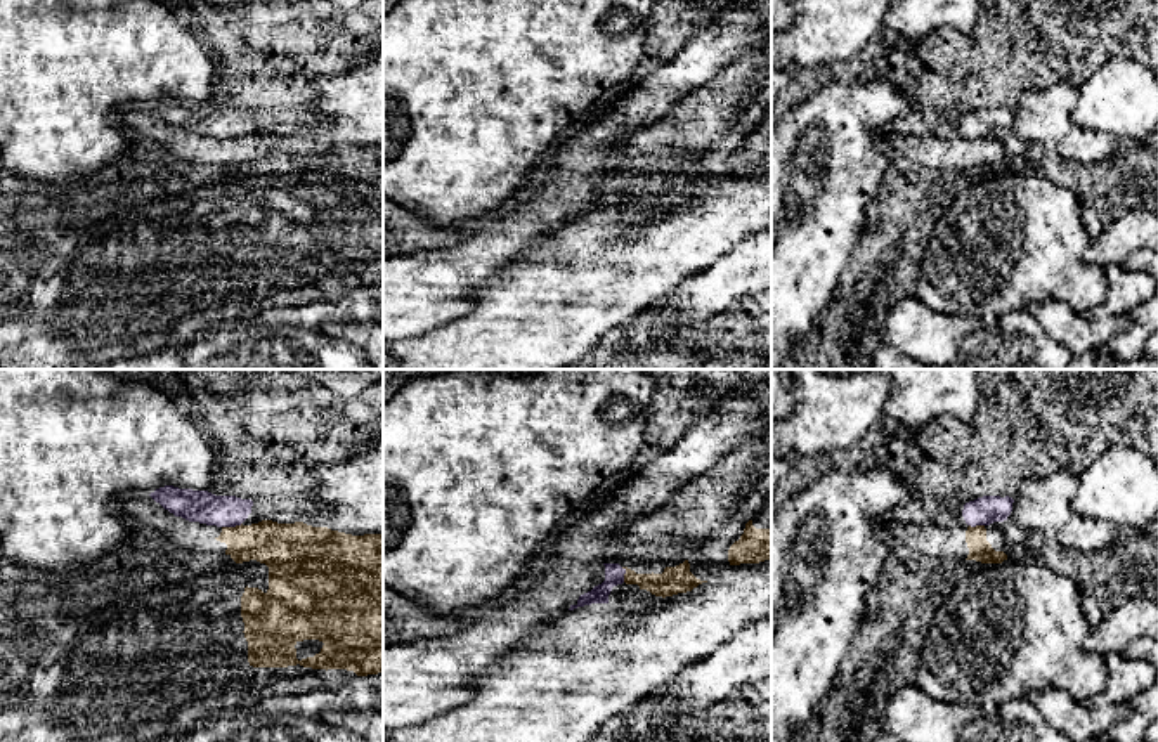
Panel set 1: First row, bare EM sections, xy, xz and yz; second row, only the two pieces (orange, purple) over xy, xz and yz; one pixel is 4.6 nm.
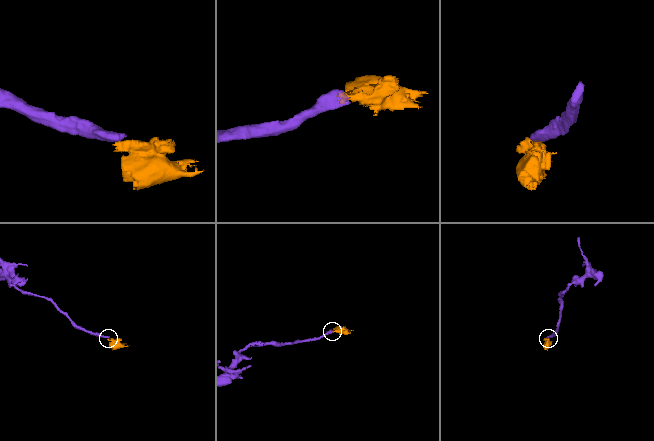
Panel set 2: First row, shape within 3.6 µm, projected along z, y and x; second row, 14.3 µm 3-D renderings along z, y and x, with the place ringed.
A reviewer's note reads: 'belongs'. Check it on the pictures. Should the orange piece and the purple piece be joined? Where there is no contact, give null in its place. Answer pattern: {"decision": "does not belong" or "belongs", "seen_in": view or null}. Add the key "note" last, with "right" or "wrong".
{"decision": "does not belong", "seen_in": "xy", "note": "wrong"}

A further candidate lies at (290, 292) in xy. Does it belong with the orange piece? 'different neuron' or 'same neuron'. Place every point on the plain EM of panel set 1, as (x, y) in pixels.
same neuron

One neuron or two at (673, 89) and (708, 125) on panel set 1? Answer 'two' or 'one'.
two

